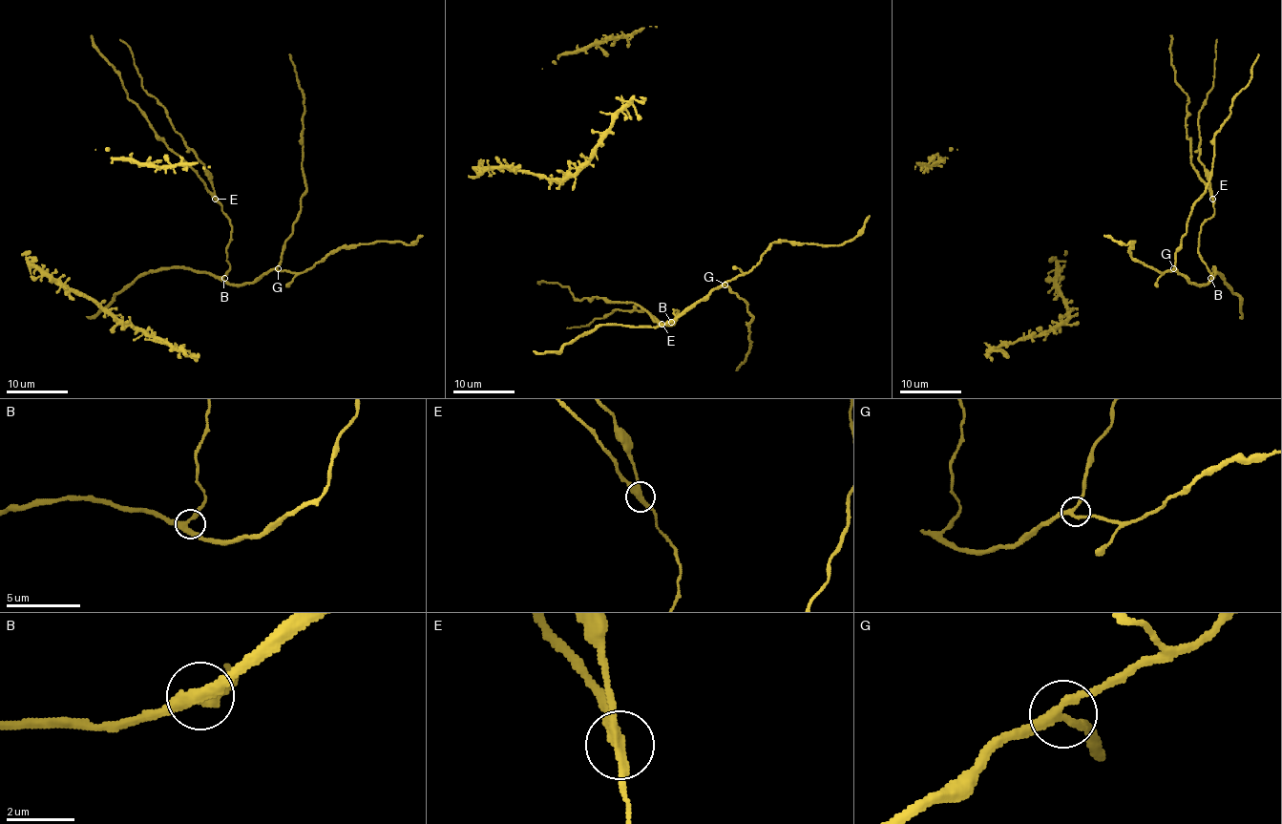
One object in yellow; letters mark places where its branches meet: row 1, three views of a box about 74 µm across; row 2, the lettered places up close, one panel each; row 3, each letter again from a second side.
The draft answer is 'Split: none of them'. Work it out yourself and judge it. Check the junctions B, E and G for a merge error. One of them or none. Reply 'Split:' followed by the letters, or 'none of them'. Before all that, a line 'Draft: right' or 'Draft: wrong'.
Draft: wrong
Split: E

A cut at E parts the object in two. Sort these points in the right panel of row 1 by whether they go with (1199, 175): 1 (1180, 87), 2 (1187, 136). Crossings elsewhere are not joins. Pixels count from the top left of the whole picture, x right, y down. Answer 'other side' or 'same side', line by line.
1: same side
2: same side

